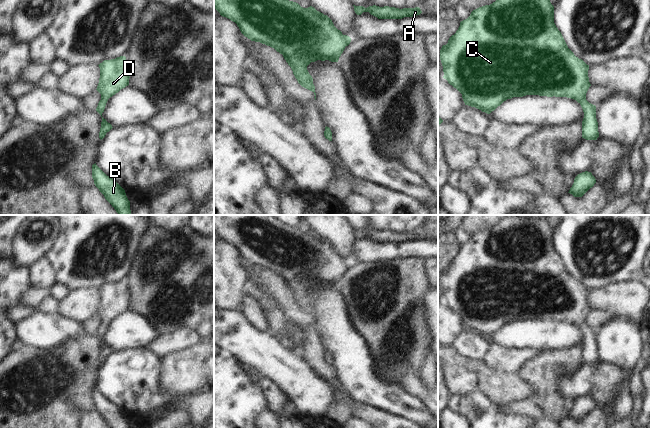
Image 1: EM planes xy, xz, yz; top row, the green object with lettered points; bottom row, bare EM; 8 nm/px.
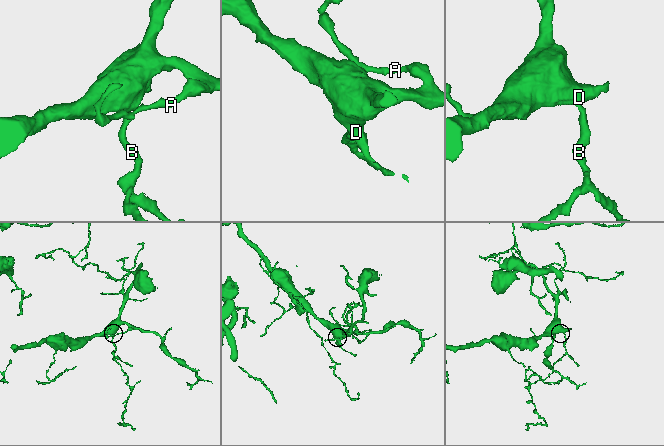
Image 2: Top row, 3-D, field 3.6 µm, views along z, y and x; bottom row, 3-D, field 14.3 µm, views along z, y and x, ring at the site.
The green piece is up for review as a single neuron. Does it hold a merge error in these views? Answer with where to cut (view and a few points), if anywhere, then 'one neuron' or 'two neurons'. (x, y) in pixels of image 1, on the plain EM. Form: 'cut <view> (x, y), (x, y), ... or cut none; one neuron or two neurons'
cut none; one neuron

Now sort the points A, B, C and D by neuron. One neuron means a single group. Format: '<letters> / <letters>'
A B C D

